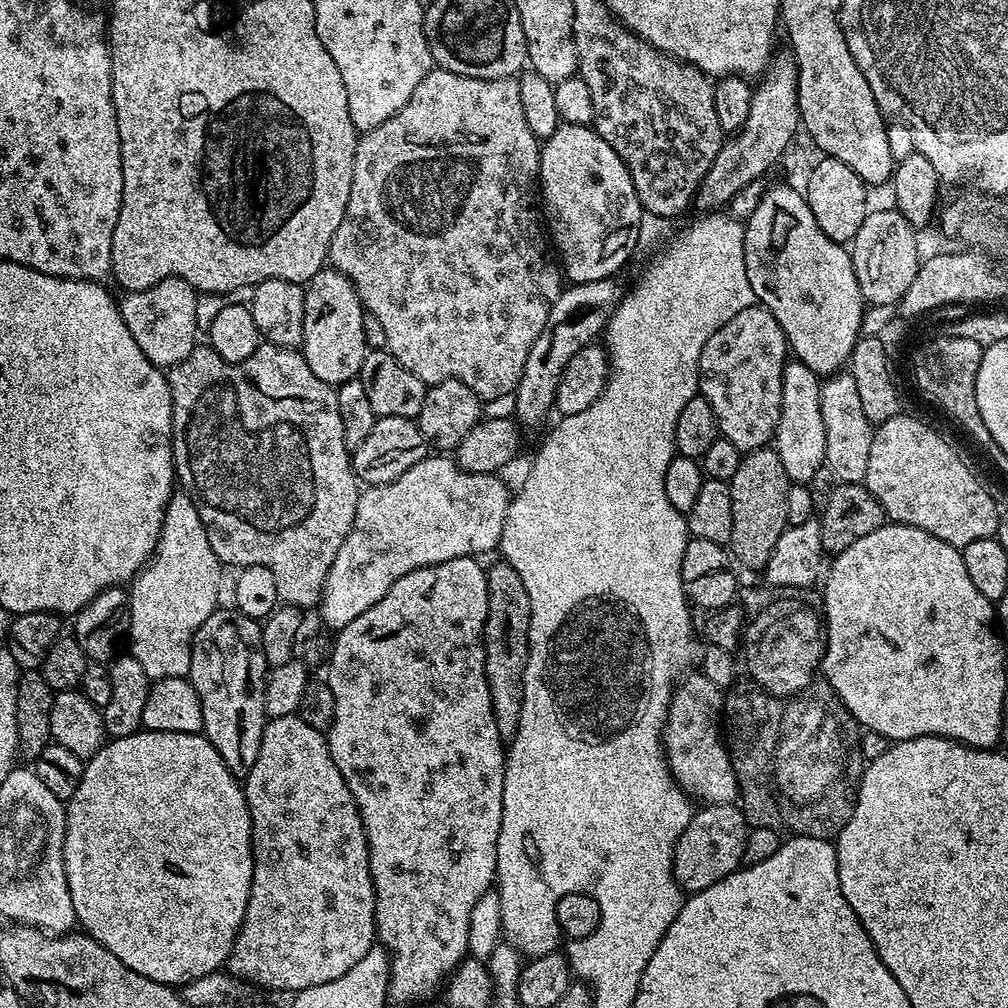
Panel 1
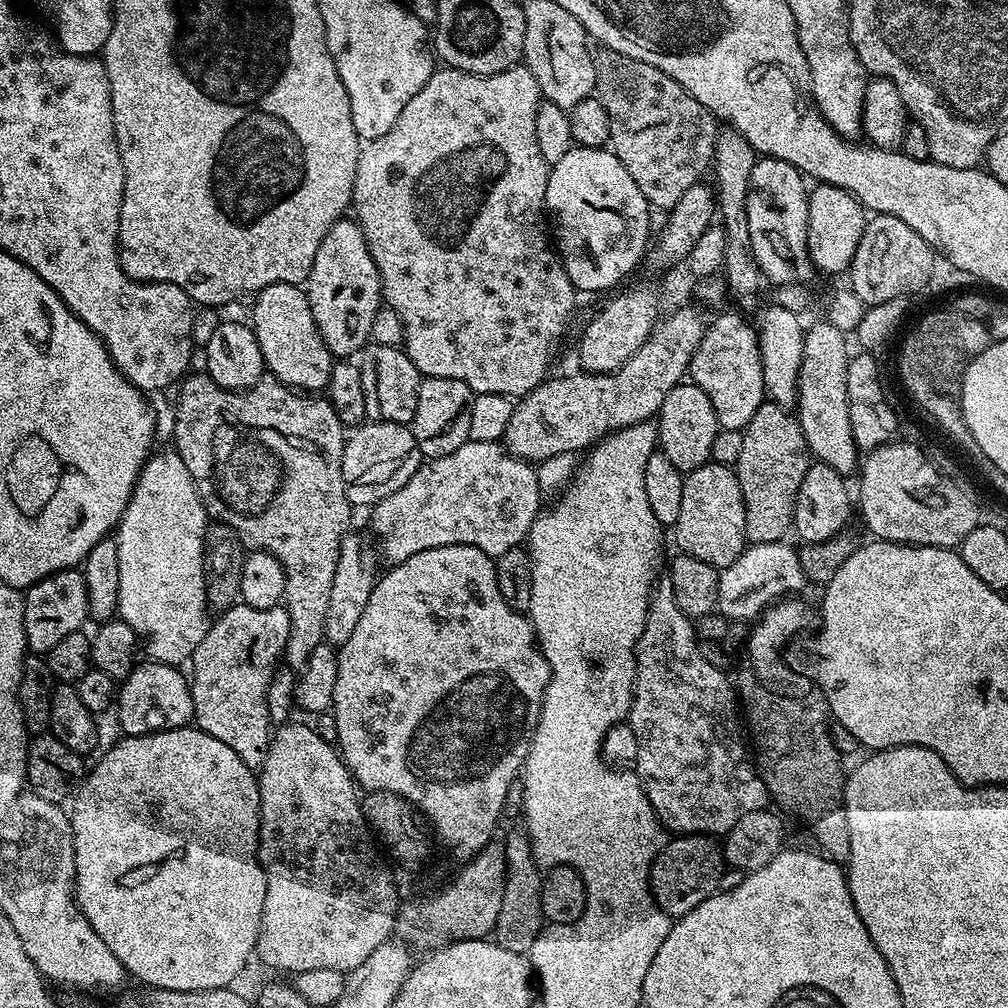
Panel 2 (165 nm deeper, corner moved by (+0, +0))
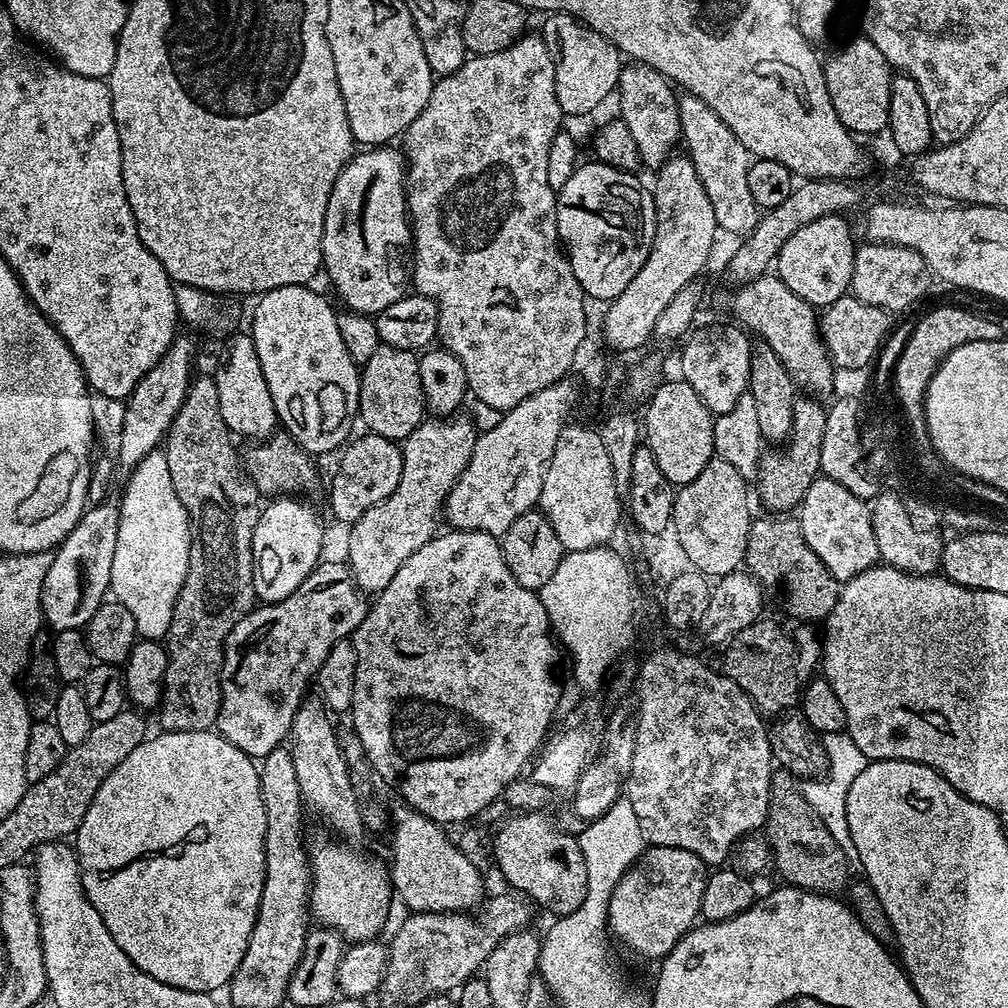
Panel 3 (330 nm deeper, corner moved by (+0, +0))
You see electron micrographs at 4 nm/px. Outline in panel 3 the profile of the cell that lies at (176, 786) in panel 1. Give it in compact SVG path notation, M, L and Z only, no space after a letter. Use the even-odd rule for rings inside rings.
M215 730L207 732L161 732L149 735L98 786L98 794L94 794L94 802L90 802L90 810L86 810L86 818L74 833L76 860L80 863L80 877L86 898L102 914L102 922L106 922L106 930L118 946L150 978L158 978L158 982L166 982L166 986L174 986L187 992L206 992L216 994L232 983L232 975L242 962L242 954L246 954L246 946L250 942L250 934L254 930L254 922L258 914L258 906L262 902L262 886L264 885L264 843L266 842L266 806L262 806L262 790L260 789L260 769L257 761L247 756L238 746L226 742Z

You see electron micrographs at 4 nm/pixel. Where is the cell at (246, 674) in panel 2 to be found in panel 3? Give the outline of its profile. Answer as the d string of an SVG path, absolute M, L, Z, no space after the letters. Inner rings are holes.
M327 560L317 564L306 582L302 582L302 586L298 586L298 590L294 590L290 598L282 598L282 602L277 604L261 603L253 607L242 618L242 622L238 622L234 630L230 630L224 643L224 665L220 675L222 702L215 731L226 738L226 742L238 746L238 750L257 762L289 739L294 714L298 712L298 706L315 681L322 662L326 662L326 654L330 654L338 641L349 639L368 613L369 601L353 580L348 564L335 564L334 561Z

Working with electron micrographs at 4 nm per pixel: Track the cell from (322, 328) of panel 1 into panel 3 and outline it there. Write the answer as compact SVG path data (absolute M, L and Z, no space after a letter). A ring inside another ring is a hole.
M372 146L360 150L338 174L334 190L330 190L330 202L326 202L326 218L322 230L323 271L328 272L343 307L349 312L376 317L386 306L394 306L402 294L410 288L410 253L412 226L408 218L406 195L406 164L399 151L392 146Z

